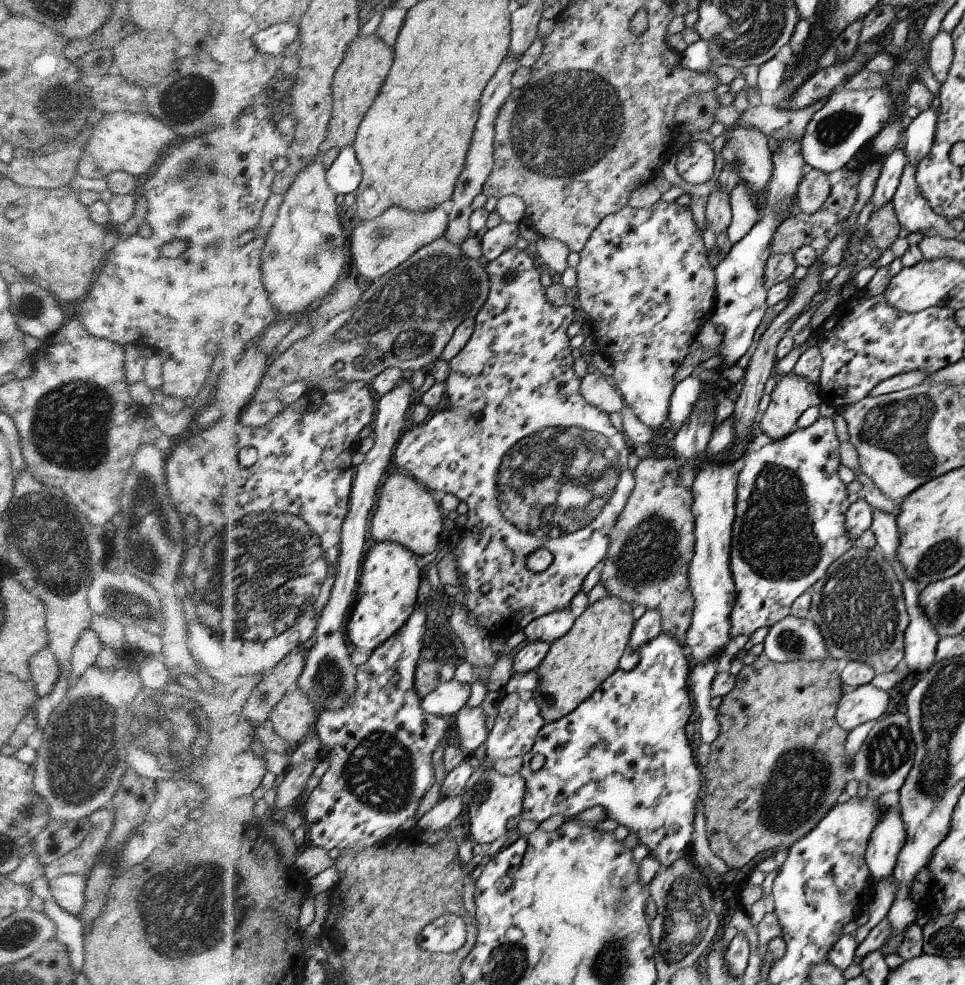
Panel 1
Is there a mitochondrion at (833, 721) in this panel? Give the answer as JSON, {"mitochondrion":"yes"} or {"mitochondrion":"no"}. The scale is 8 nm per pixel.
{"mitochondrion":"no"}

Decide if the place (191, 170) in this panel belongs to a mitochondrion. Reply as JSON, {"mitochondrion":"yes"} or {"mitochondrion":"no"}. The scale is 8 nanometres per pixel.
{"mitochondrion":"yes"}

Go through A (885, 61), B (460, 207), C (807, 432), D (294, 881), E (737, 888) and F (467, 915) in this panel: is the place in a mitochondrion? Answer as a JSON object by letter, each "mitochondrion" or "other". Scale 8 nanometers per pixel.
{"A":"other","B":"other","C":"other","D":"other","E":"other","F":"other"}

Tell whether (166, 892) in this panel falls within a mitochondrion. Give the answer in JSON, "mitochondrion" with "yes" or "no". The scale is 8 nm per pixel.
{"mitochondrion":"yes"}

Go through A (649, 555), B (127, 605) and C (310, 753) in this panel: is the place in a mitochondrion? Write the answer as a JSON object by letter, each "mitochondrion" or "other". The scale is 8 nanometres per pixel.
{"A":"mitochondrion","B":"mitochondrion","C":"other"}

